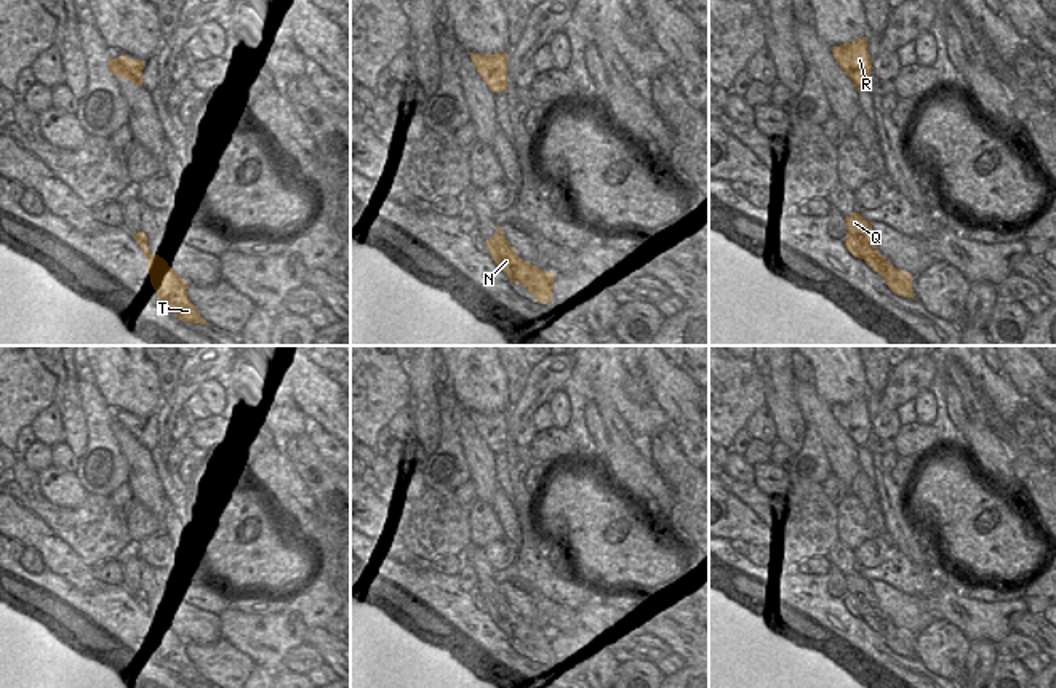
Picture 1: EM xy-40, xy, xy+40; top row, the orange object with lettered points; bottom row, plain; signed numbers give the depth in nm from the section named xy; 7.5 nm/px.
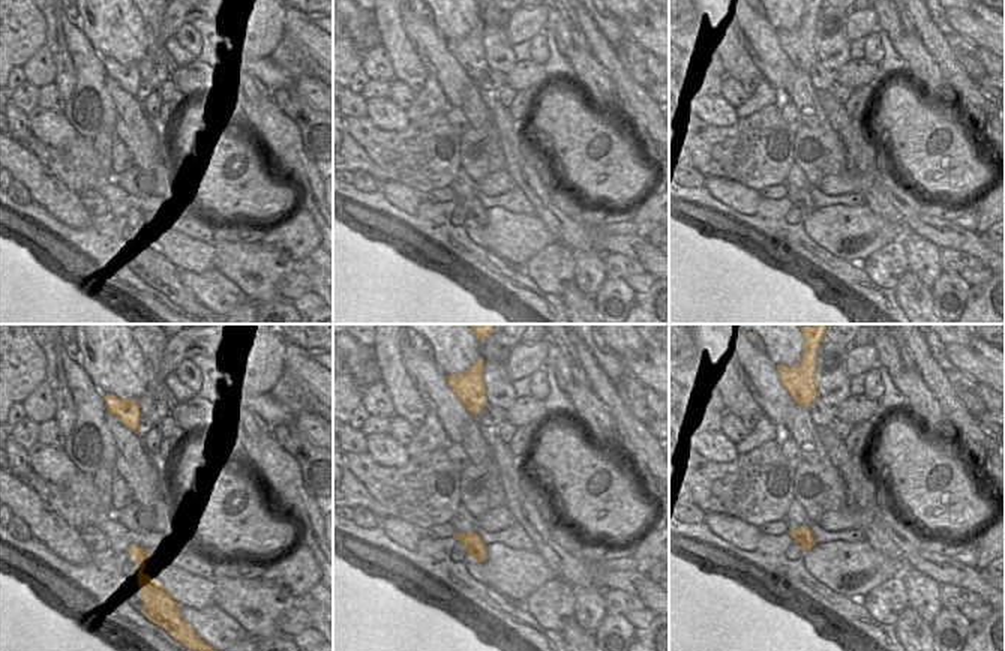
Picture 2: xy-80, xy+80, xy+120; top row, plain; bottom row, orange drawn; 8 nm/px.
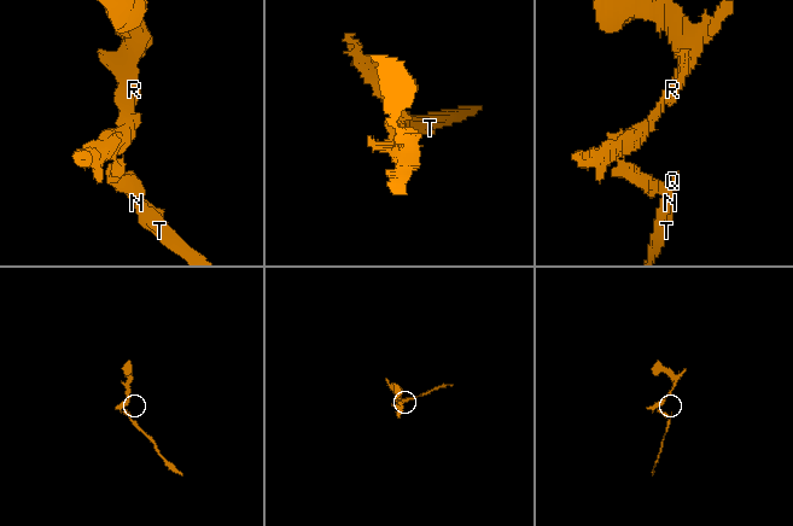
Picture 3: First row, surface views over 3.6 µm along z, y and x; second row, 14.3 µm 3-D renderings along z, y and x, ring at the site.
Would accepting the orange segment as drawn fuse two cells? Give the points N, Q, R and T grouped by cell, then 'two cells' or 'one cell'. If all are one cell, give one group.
groups N T / Q R; two cells

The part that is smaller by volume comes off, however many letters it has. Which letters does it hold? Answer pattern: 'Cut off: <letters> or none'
Cut off: N, T

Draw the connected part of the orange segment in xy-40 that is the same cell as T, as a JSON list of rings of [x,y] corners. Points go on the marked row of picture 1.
[[[138,232],[133,234],[133,238],[144,251],[150,283],[157,291],[157,296],[163,301],[163,307],[182,322],[210,325],[187,299],[189,283],[181,278],[163,258],[149,251],[147,235],[144,232]]]

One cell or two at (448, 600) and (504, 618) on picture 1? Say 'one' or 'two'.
two

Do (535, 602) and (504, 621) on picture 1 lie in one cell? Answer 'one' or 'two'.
two

